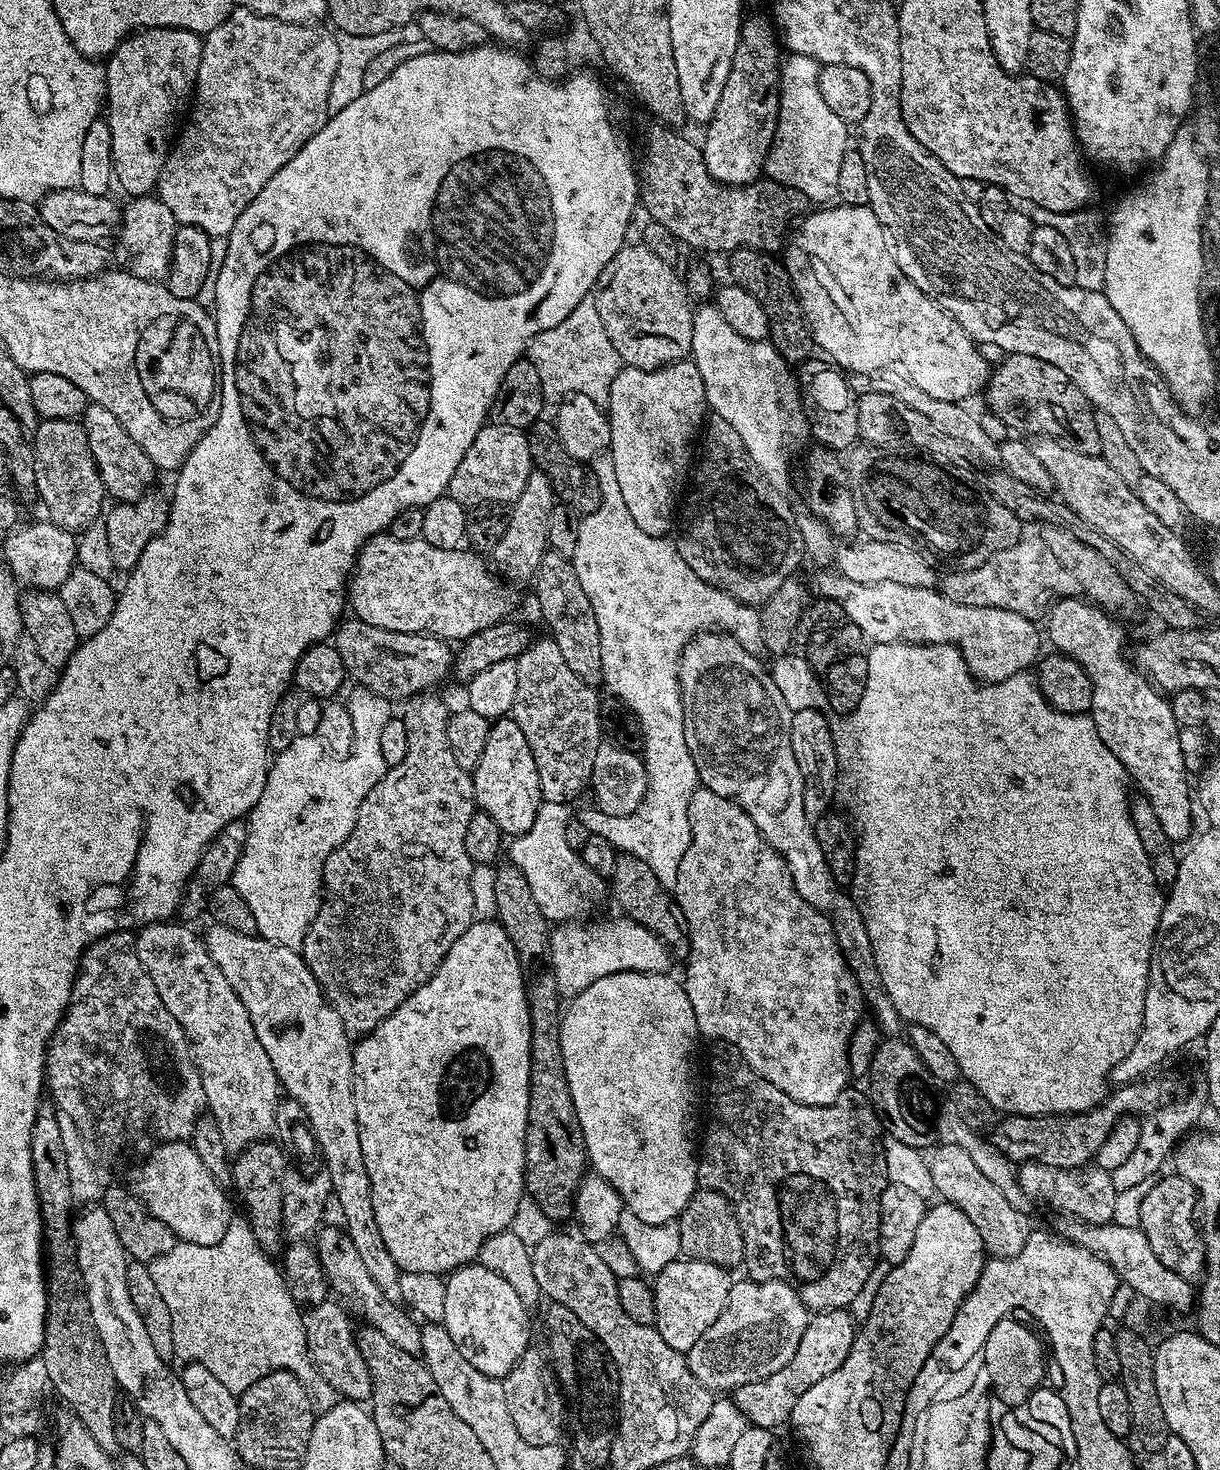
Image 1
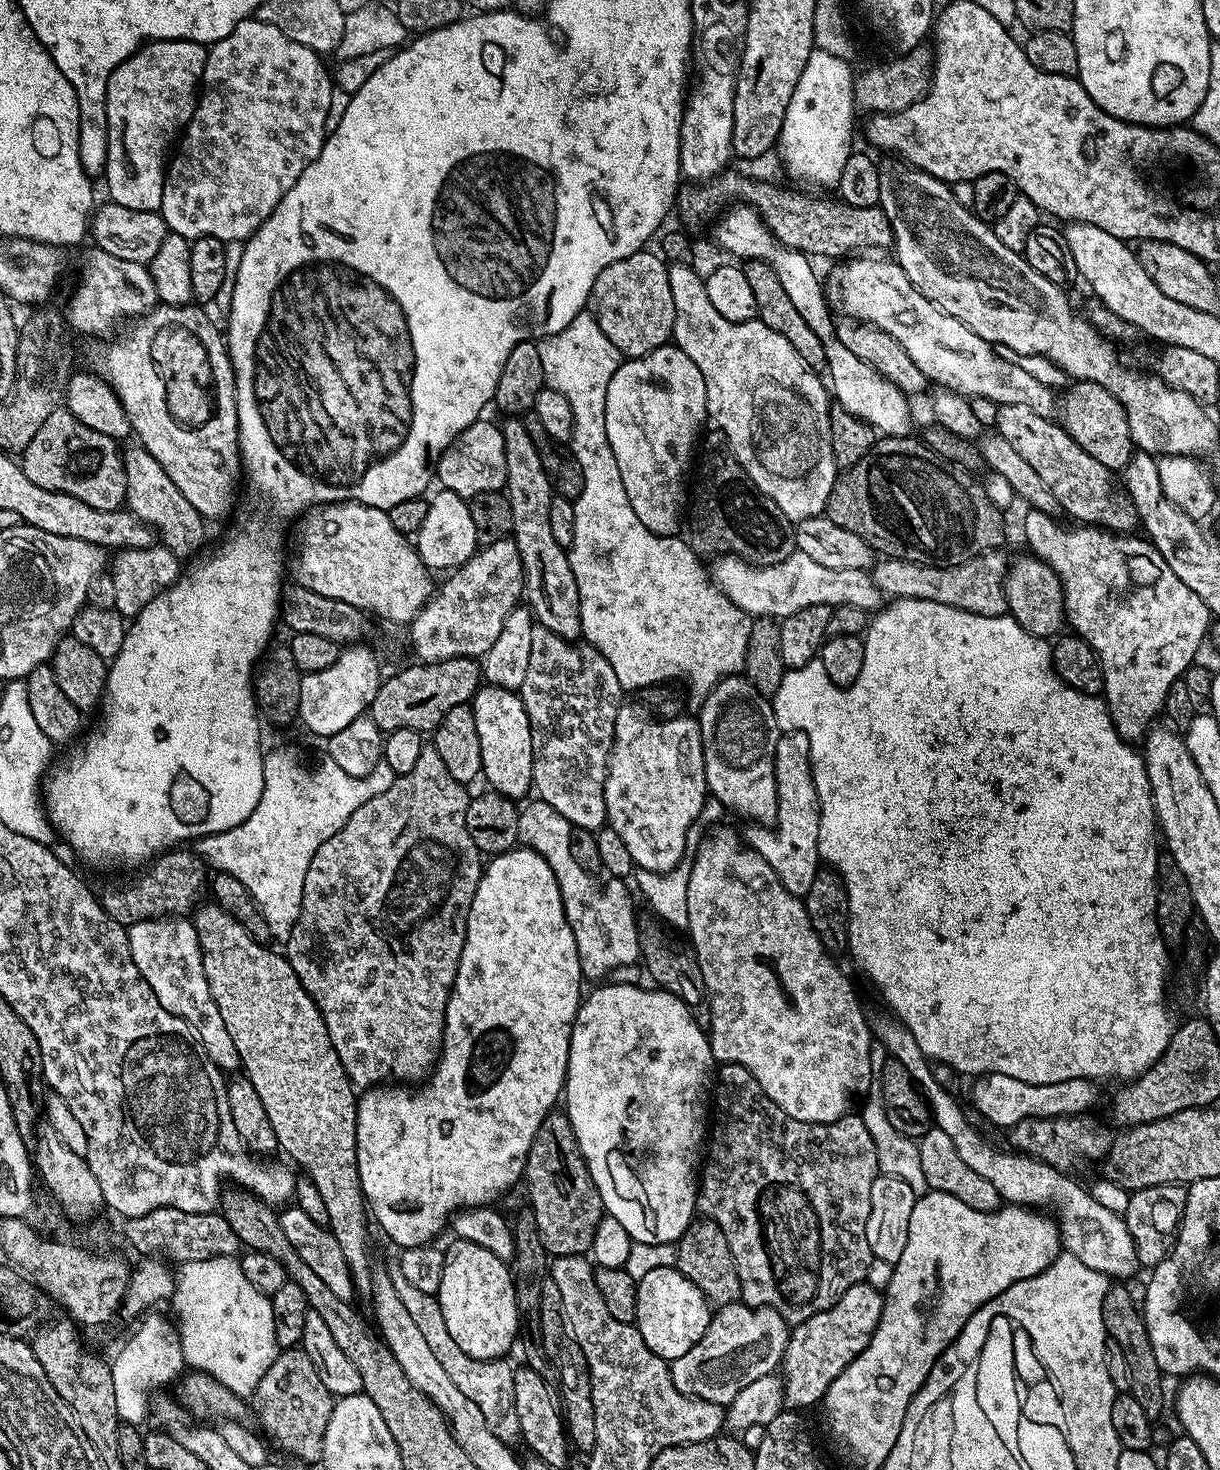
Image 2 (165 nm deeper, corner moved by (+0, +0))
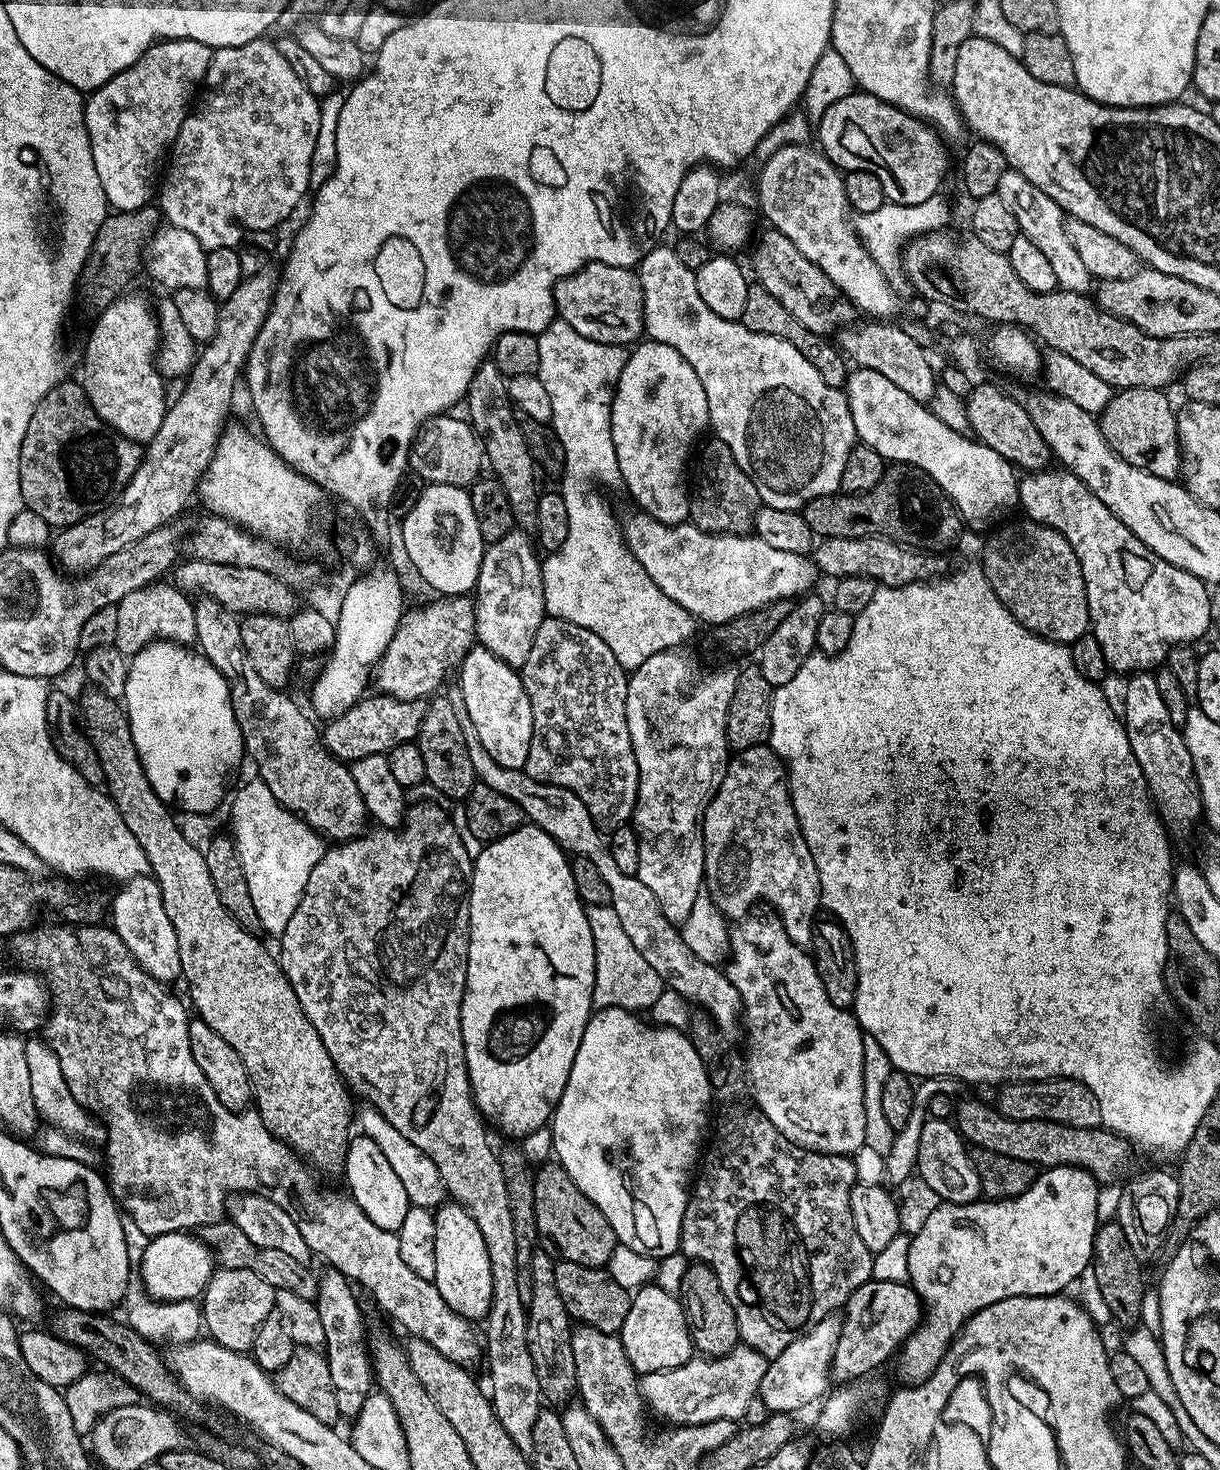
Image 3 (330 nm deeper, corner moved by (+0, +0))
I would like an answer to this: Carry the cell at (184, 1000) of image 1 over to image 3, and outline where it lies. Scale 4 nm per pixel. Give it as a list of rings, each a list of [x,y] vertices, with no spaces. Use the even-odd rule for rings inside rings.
[[[151,874],[131,876],[119,885],[120,893],[110,900],[110,926],[122,938],[126,950],[140,963],[140,967],[159,980],[161,984],[171,985],[171,980],[179,981],[180,959],[178,958],[178,934],[174,930],[174,922],[166,914],[166,906],[162,906],[162,890],[156,877]]]

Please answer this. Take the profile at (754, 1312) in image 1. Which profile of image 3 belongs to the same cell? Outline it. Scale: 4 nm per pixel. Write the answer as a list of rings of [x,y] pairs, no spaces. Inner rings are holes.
[[[747,1346],[731,1348],[724,1356],[715,1358],[693,1358],[682,1366],[674,1366],[670,1370],[646,1372],[639,1377],[638,1387],[644,1398],[645,1405],[652,1408],[660,1416],[665,1416],[672,1426],[681,1424],[705,1424],[715,1420],[743,1421],[746,1408],[751,1400],[758,1396],[760,1383],[766,1374],[769,1361],[762,1354],[758,1354]]]

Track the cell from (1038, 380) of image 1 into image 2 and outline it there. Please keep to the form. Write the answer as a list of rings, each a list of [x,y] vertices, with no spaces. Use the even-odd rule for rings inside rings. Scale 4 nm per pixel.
[[[1077,380],[1069,385],[1064,397],[1061,395],[1058,400],[1059,423],[1068,431],[1070,438],[1090,454],[1090,458],[1098,458],[1098,462],[1107,468],[1123,470],[1130,462],[1134,445],[1122,402],[1118,402],[1110,390],[1089,380]]]

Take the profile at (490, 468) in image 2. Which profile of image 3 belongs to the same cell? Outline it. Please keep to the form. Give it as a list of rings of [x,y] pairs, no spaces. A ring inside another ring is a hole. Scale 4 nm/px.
[[[441,414],[433,416],[421,427],[417,437],[412,441],[412,446],[408,450],[408,466],[411,475],[421,476],[425,485],[445,484],[446,486],[458,486],[467,489],[481,475],[480,467],[483,469],[486,464],[484,446],[481,437],[472,429],[472,425],[467,419],[460,420],[456,414]]]

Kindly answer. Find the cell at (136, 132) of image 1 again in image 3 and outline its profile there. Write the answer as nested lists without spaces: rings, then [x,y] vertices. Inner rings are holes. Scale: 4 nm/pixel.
[[[161,39],[150,45],[138,62],[87,97],[84,125],[90,138],[94,170],[98,170],[98,182],[102,182],[102,190],[115,211],[138,210],[151,201],[148,200],[151,196],[153,199],[162,161],[169,155],[190,105],[204,83],[212,53],[213,49],[197,40]]]

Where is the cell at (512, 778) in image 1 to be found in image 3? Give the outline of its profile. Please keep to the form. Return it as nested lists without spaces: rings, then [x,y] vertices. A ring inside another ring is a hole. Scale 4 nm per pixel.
[[[474,646],[465,654],[458,665],[459,672],[458,691],[466,706],[466,714],[470,714],[470,722],[474,722],[478,742],[482,742],[498,766],[523,769],[530,754],[532,737],[532,711],[523,675],[483,646]]]

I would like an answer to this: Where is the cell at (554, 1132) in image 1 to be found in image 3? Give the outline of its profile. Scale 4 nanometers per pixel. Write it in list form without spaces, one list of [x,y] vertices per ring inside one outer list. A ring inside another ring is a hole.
[[[549,1162],[535,1173],[534,1218],[537,1219],[539,1247],[556,1260],[578,1262],[578,1266],[604,1268],[610,1262],[618,1243],[606,1214],[574,1186],[574,1178],[559,1163]]]

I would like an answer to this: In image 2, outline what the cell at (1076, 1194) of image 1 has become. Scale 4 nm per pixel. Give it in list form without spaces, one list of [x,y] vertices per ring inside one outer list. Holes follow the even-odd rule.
[[[1092,1114],[1062,1117],[1025,1118],[1007,1129],[1006,1136],[1017,1153],[1023,1153],[1035,1160],[1054,1167],[1059,1172],[1080,1174],[1092,1163],[1103,1159],[1113,1137],[1108,1136],[1106,1129],[1102,1128]]]

